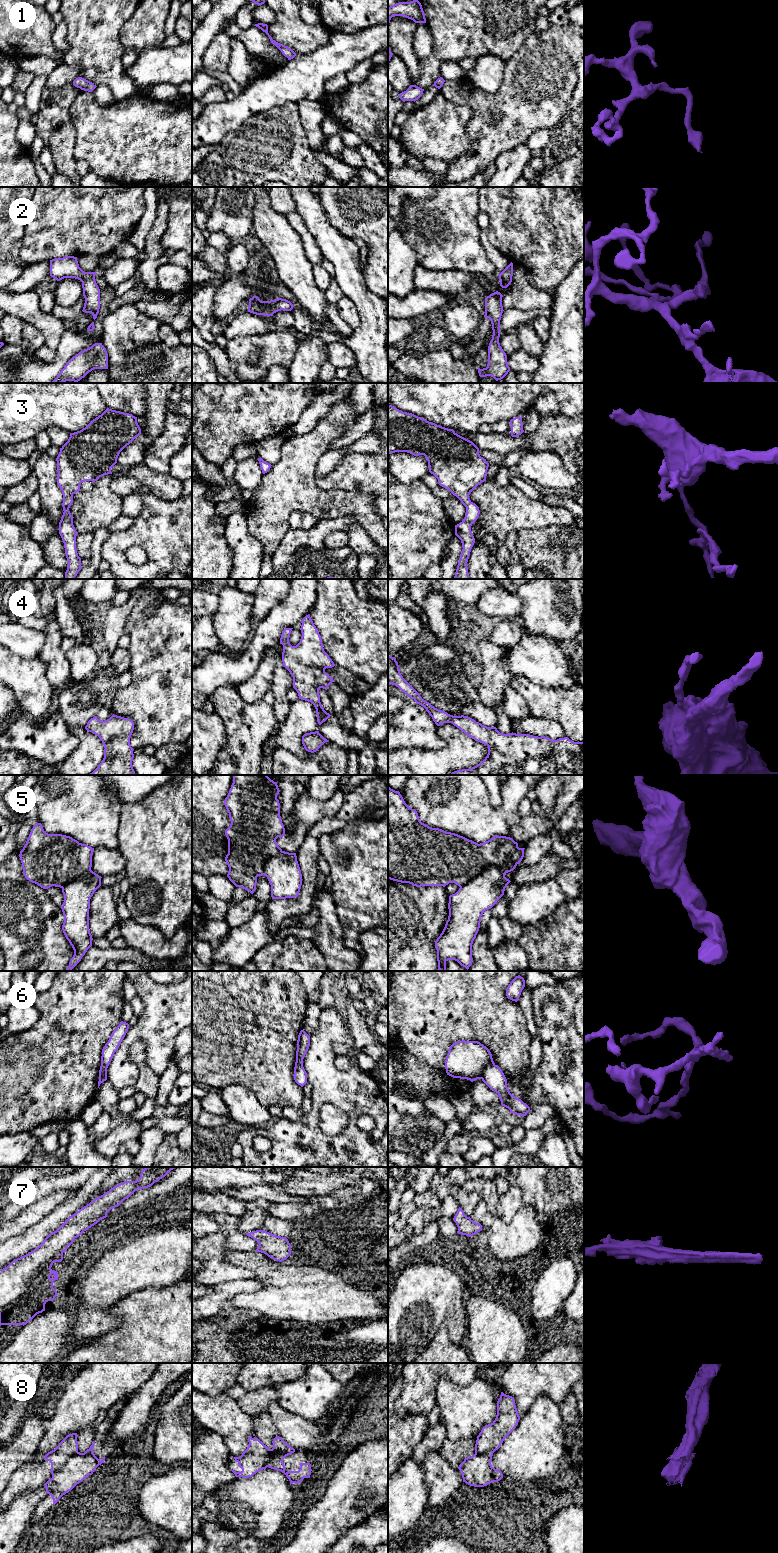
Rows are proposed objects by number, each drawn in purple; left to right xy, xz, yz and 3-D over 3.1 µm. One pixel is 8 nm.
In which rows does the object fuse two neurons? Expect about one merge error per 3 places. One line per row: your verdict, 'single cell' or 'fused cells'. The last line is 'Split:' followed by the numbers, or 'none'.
1: single cell
2: single cell
3: single cell
4: single cell
5: fused cells
6: fused cells
7: single cell
8: fused cells
Split: 5, 6, 8

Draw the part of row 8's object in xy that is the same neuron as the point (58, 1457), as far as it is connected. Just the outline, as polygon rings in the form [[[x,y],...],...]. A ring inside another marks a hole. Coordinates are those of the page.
[[[77,1433],[67,1435],[54,1450],[48,1452],[44,1459],[51,1463],[52,1477],[76,1453],[78,1453]]]

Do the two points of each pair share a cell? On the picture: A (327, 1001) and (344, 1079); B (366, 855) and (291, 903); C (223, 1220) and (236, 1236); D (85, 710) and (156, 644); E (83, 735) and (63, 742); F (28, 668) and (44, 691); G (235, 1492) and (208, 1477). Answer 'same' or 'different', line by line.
A: different
B: different
C: same
D: different
E: different
F: same
G: different

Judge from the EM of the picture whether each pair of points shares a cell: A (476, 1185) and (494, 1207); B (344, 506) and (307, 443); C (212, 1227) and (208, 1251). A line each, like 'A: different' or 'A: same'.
A: same
B: same
C: different

